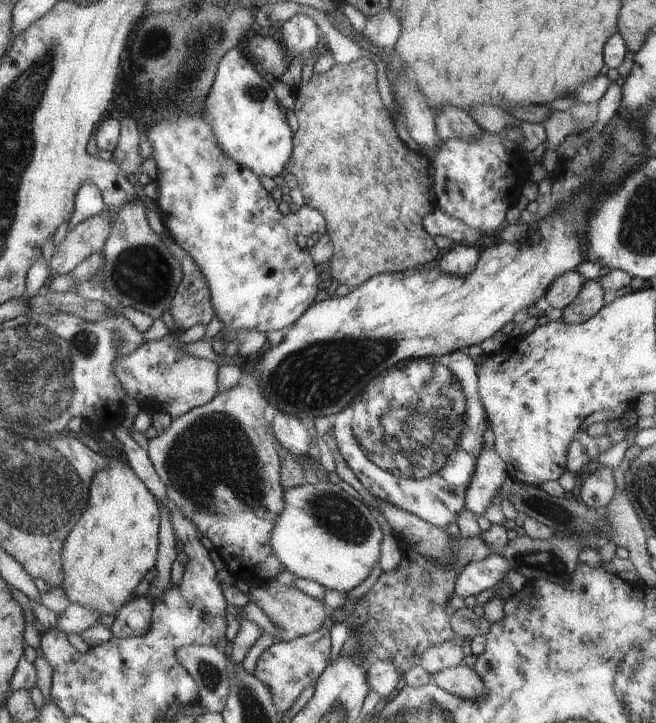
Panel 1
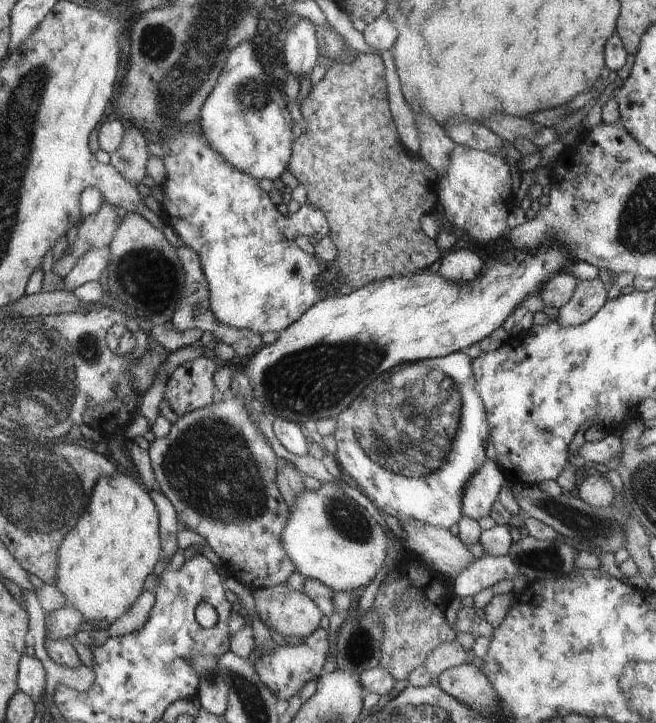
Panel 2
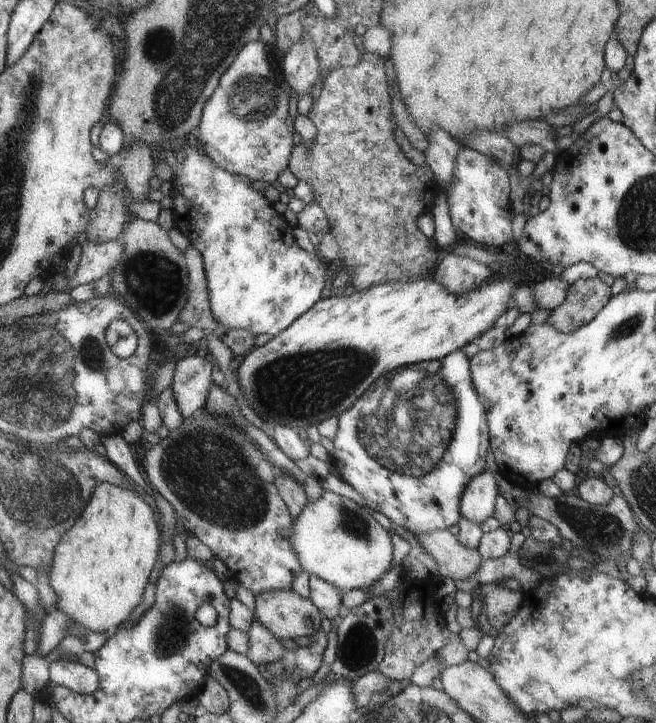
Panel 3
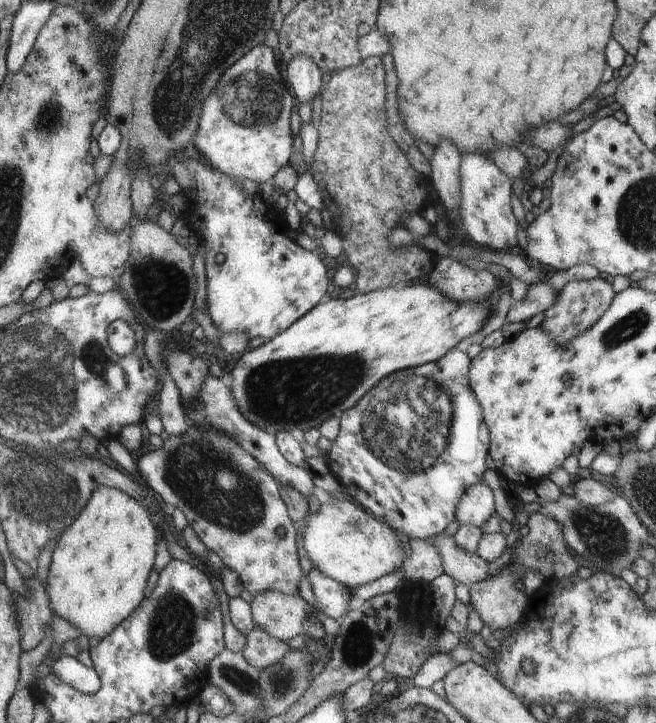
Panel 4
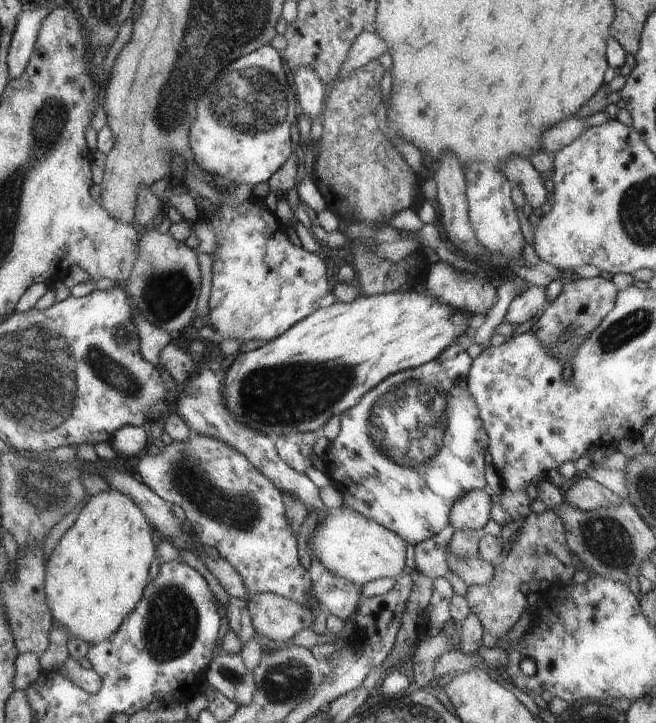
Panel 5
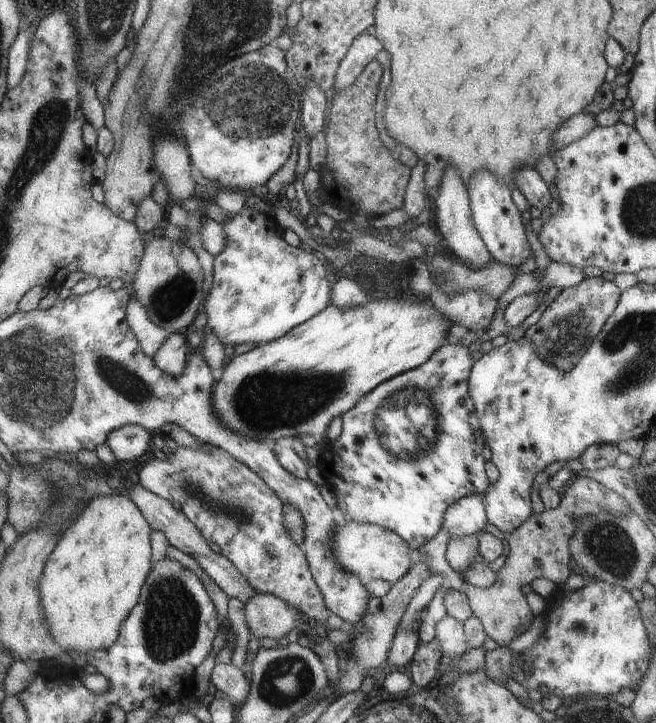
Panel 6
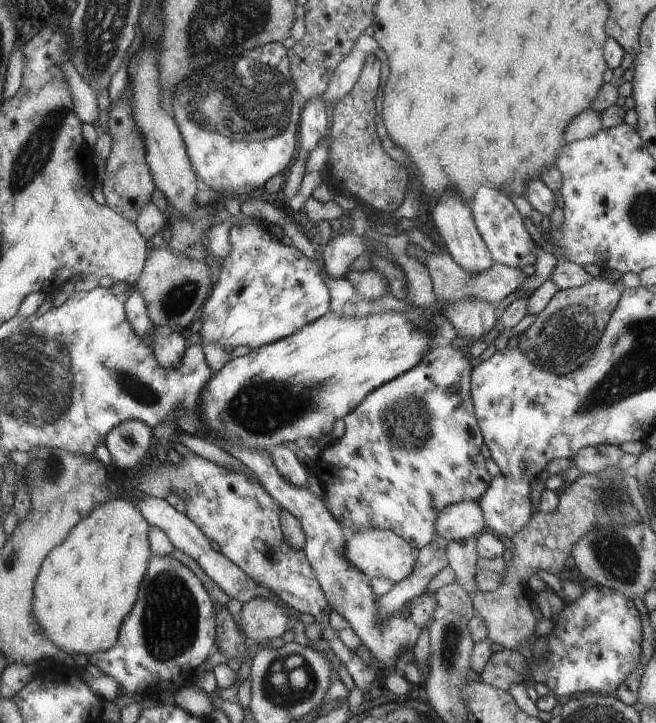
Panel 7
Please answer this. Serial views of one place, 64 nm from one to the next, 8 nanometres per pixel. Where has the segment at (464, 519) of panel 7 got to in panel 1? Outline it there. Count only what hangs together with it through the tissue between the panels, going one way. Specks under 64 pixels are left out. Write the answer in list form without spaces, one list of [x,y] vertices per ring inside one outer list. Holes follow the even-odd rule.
[[[483,444],[483,450],[477,456],[473,482],[469,484],[469,492],[465,496],[465,510],[479,518],[507,476],[507,464],[499,458],[495,448],[487,448]]]

